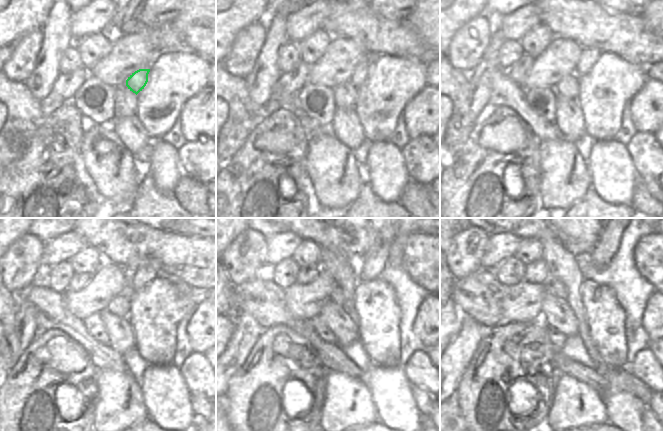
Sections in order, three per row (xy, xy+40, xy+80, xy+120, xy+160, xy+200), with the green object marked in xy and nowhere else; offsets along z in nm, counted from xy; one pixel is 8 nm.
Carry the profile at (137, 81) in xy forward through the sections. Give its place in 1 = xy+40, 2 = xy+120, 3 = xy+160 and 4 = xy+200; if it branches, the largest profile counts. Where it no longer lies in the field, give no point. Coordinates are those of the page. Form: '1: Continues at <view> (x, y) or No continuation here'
1: Continues at xy+40 (364, 66)
2: Continues at xy+120 (146, 271)
3: Continues at xy+160 (370, 268)
4: Continues at xy+200 (609, 239).

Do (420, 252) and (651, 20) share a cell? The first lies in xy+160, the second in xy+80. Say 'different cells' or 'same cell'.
different cells

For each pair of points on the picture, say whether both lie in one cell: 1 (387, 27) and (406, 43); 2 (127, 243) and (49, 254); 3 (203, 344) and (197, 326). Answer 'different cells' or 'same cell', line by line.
1: same cell
2: different cells
3: same cell

